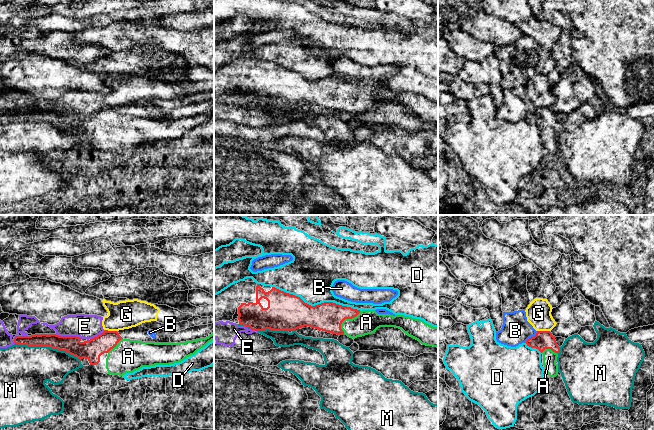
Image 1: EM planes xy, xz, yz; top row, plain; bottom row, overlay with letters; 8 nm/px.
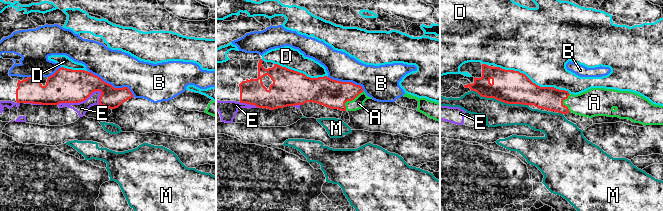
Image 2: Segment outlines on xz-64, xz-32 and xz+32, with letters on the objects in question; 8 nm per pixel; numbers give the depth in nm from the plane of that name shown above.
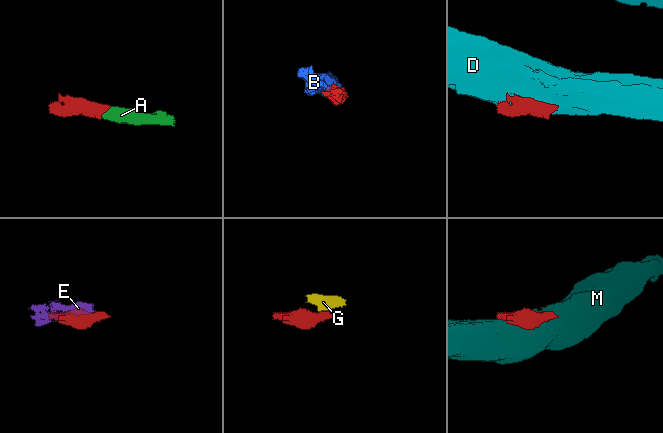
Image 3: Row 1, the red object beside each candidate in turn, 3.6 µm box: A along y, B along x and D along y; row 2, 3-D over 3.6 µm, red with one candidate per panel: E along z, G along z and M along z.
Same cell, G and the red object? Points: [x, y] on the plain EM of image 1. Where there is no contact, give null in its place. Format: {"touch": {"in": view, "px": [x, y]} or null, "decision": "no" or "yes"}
{"touch": {"in": "yz", "px": [543, 107]}, "decision": "no"}

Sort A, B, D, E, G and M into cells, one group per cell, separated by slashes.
A / B / D / E G / M

